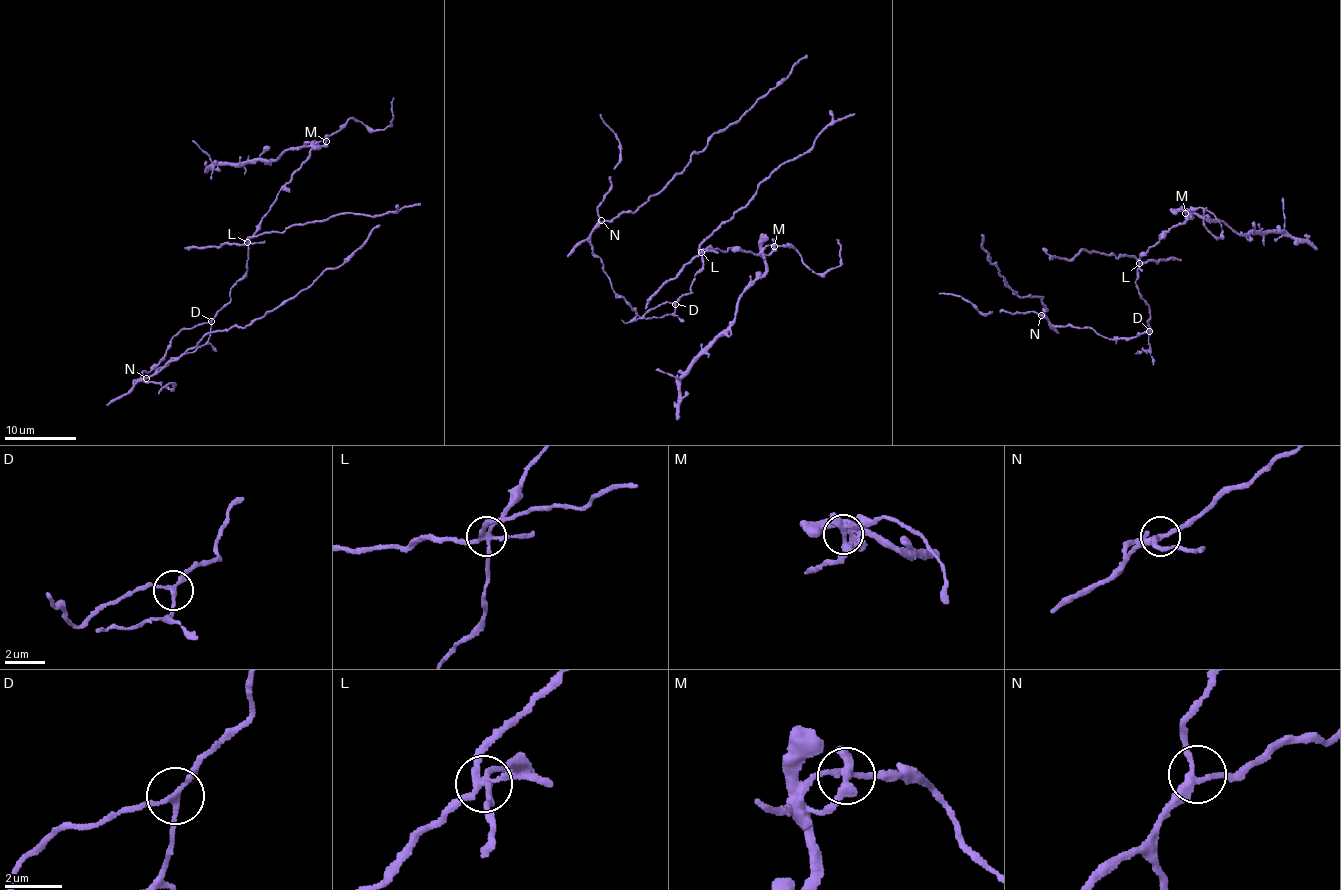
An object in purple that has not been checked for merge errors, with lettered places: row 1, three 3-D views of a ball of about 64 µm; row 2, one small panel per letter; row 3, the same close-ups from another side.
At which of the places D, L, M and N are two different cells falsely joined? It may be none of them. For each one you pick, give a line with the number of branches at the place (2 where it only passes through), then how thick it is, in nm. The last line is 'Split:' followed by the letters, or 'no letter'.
D: 3 branches meet; 170 nm thick
L: 5 branches meet; 220 nm thick
Split: D, L

